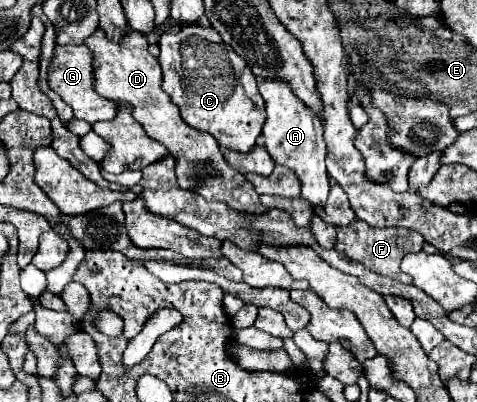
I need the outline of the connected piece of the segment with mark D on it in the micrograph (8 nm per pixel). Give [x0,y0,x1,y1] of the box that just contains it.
[84,30,268,214]

